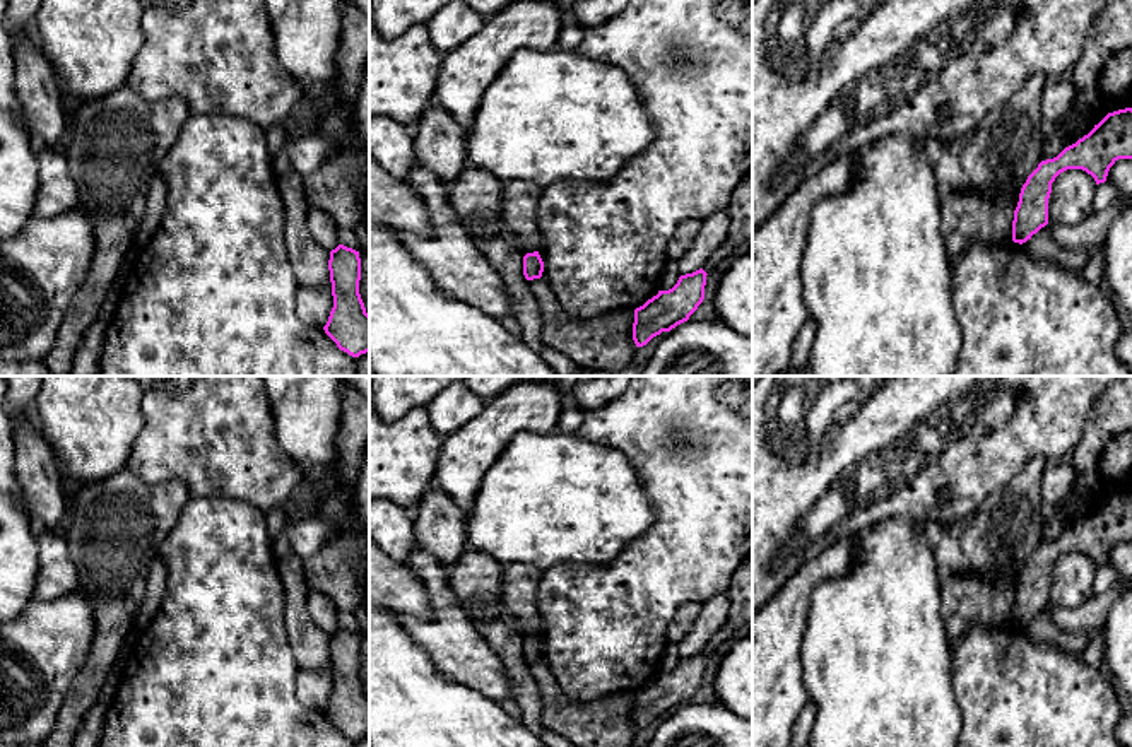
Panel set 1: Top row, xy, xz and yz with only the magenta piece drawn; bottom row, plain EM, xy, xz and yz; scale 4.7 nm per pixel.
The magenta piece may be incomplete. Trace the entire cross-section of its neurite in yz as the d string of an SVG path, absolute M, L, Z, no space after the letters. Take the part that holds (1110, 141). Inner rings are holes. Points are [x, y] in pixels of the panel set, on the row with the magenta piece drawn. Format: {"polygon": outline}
{"polygon": "M1132 108L1108 113L1088 135L1038 164L1021 188L1012 241L1023 244L1048 224L1052 183L1060 173L1082 169L1100 185L1118 159L1132 159Z"}

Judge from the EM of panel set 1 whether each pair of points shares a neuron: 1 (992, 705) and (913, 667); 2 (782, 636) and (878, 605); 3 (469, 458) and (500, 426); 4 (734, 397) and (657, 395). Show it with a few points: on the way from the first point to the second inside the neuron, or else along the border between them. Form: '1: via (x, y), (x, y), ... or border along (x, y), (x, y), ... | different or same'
1: border along (951, 643), (951, 688), (961, 723) | different
2: border along (814, 590), (809, 600), (802, 643), (802, 669) | different
3: via (476, 450), (491, 435) | same
4: border along (713, 394), (734, 411) | different

